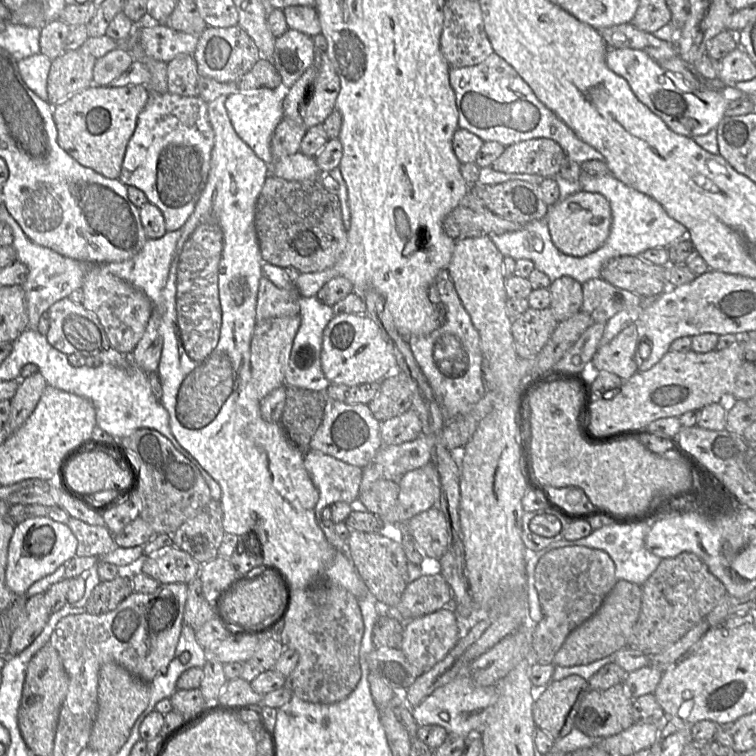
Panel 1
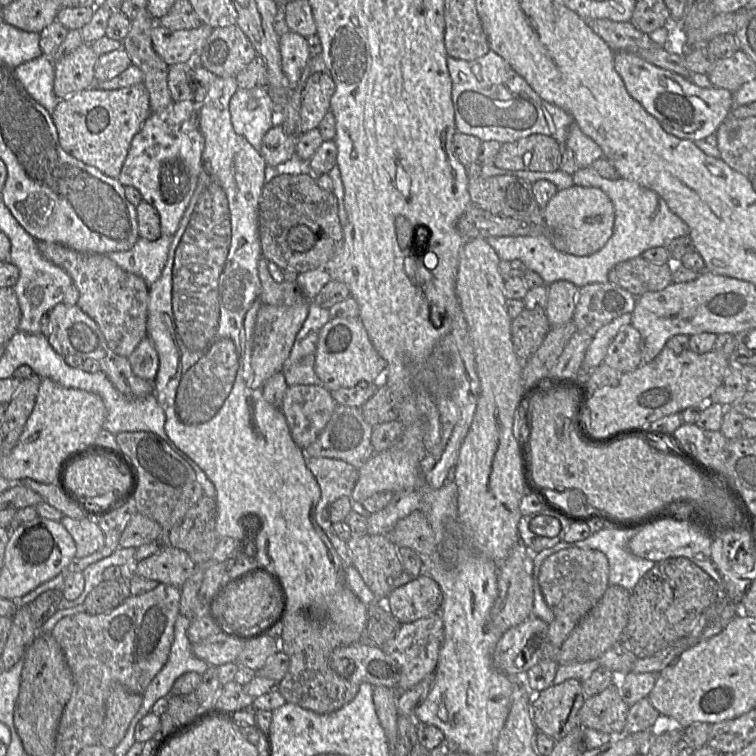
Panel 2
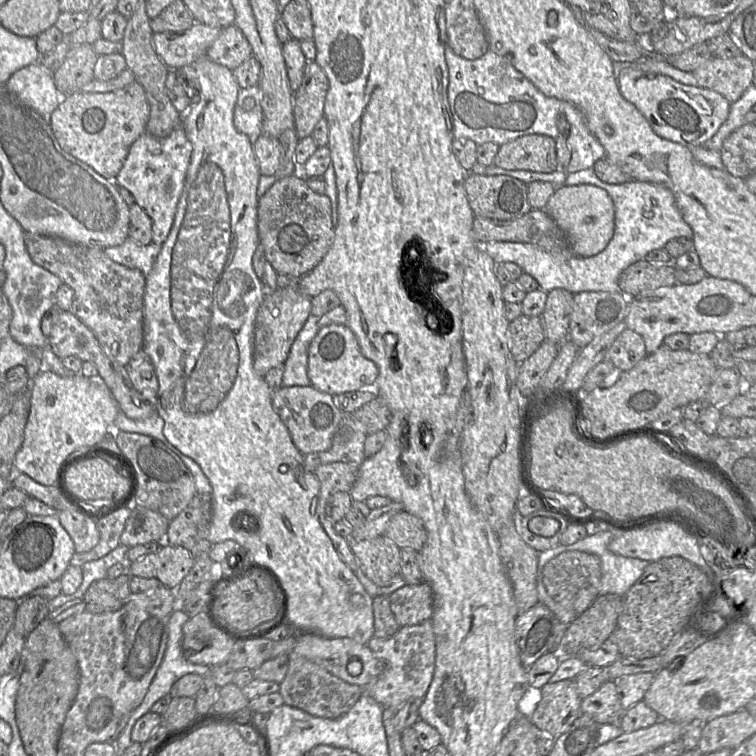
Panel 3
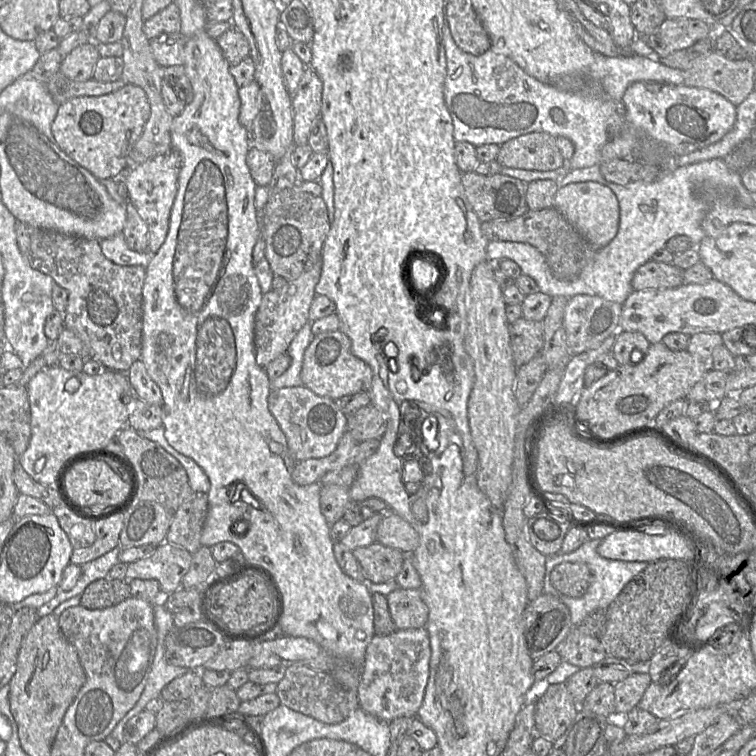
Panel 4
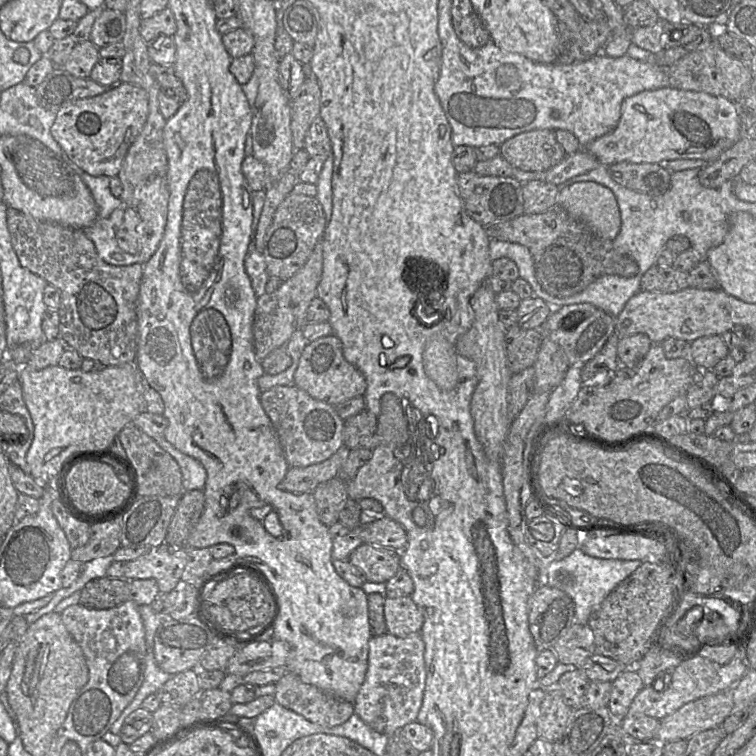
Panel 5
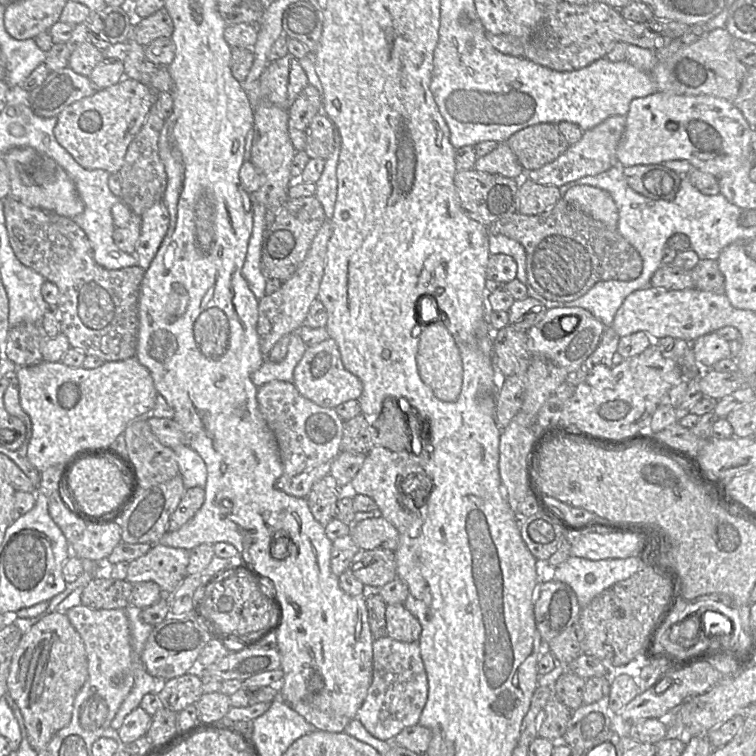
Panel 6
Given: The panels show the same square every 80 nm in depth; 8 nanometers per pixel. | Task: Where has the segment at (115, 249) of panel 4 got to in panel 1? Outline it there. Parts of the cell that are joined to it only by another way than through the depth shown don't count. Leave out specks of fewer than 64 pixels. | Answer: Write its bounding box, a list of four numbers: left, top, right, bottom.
[103,229,181,306]

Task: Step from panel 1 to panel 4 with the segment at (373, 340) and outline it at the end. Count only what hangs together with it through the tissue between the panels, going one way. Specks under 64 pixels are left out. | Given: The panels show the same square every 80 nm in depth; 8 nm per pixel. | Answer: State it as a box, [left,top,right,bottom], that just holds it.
[300,329,373,400]

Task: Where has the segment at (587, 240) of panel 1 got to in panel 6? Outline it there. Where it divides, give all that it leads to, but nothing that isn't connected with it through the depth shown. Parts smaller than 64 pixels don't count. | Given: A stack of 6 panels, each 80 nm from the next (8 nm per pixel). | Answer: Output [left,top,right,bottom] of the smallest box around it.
[562,185,619,229]

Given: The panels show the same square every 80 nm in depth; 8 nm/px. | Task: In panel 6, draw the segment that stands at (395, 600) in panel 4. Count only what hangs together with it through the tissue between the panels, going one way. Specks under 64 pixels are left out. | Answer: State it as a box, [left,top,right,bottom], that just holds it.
[386,604,421,642]

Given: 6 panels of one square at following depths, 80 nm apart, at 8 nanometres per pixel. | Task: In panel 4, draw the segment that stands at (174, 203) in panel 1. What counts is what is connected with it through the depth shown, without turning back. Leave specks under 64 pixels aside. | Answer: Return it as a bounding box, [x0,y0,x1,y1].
[120,149,181,253]

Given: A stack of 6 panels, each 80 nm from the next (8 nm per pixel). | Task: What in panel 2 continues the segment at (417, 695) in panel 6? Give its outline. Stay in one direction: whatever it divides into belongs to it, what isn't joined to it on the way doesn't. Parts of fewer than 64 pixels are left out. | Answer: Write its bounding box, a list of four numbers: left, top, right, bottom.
[380,613,444,693]

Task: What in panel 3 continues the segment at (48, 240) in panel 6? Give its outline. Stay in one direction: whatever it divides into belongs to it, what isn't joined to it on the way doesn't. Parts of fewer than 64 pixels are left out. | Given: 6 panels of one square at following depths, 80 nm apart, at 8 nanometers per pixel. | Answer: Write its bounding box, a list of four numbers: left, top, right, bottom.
[24,232,146,366]

